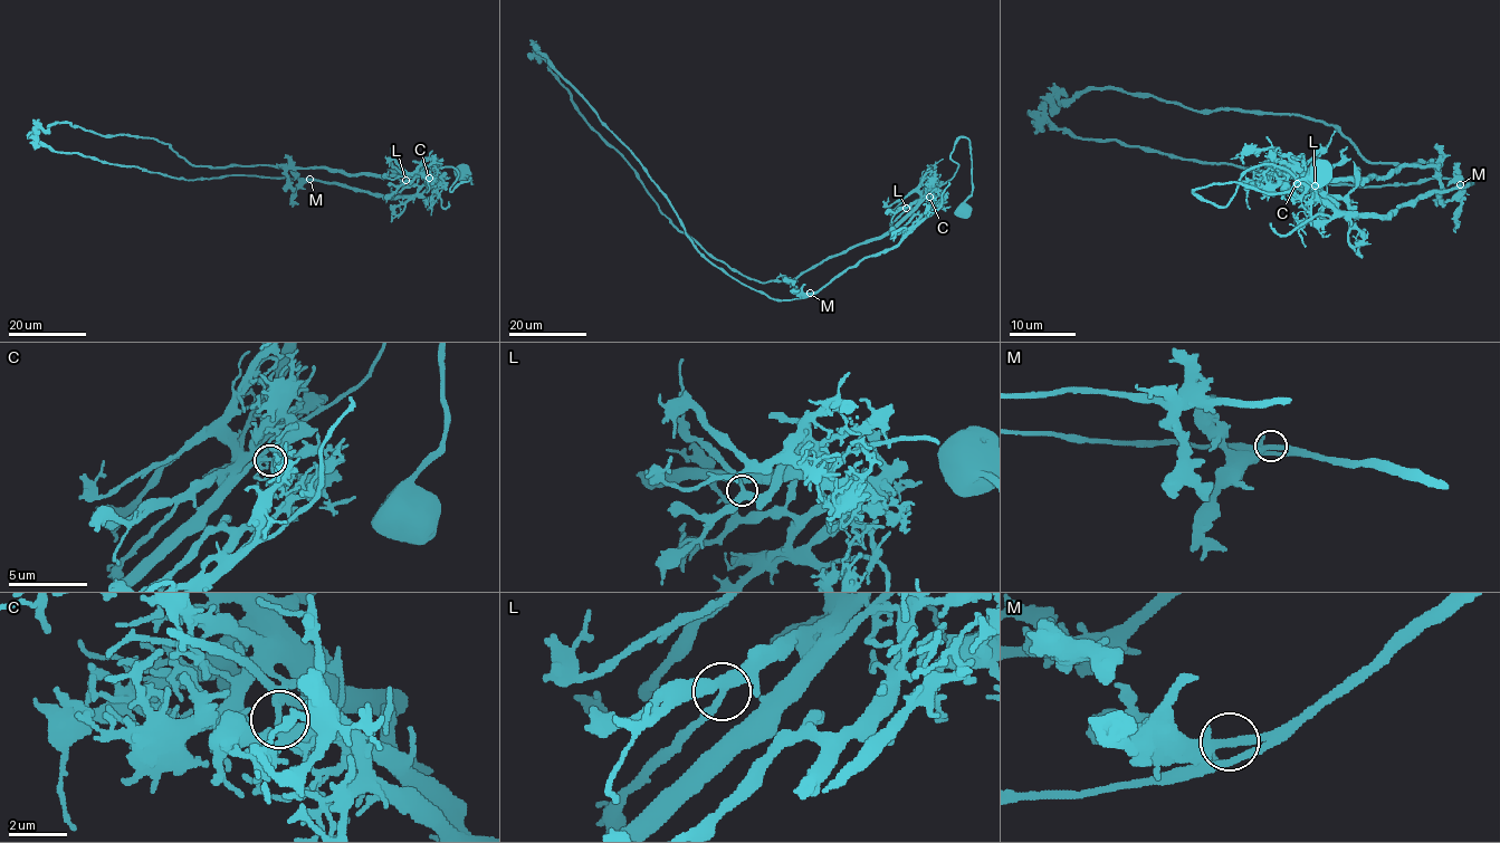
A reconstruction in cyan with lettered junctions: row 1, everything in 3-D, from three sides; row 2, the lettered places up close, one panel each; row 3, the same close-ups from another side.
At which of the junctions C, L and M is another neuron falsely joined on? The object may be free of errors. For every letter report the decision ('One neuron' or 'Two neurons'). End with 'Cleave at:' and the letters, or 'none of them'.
C: Two neurons
L: One neuron
M: One neuron
Cleave at: C

